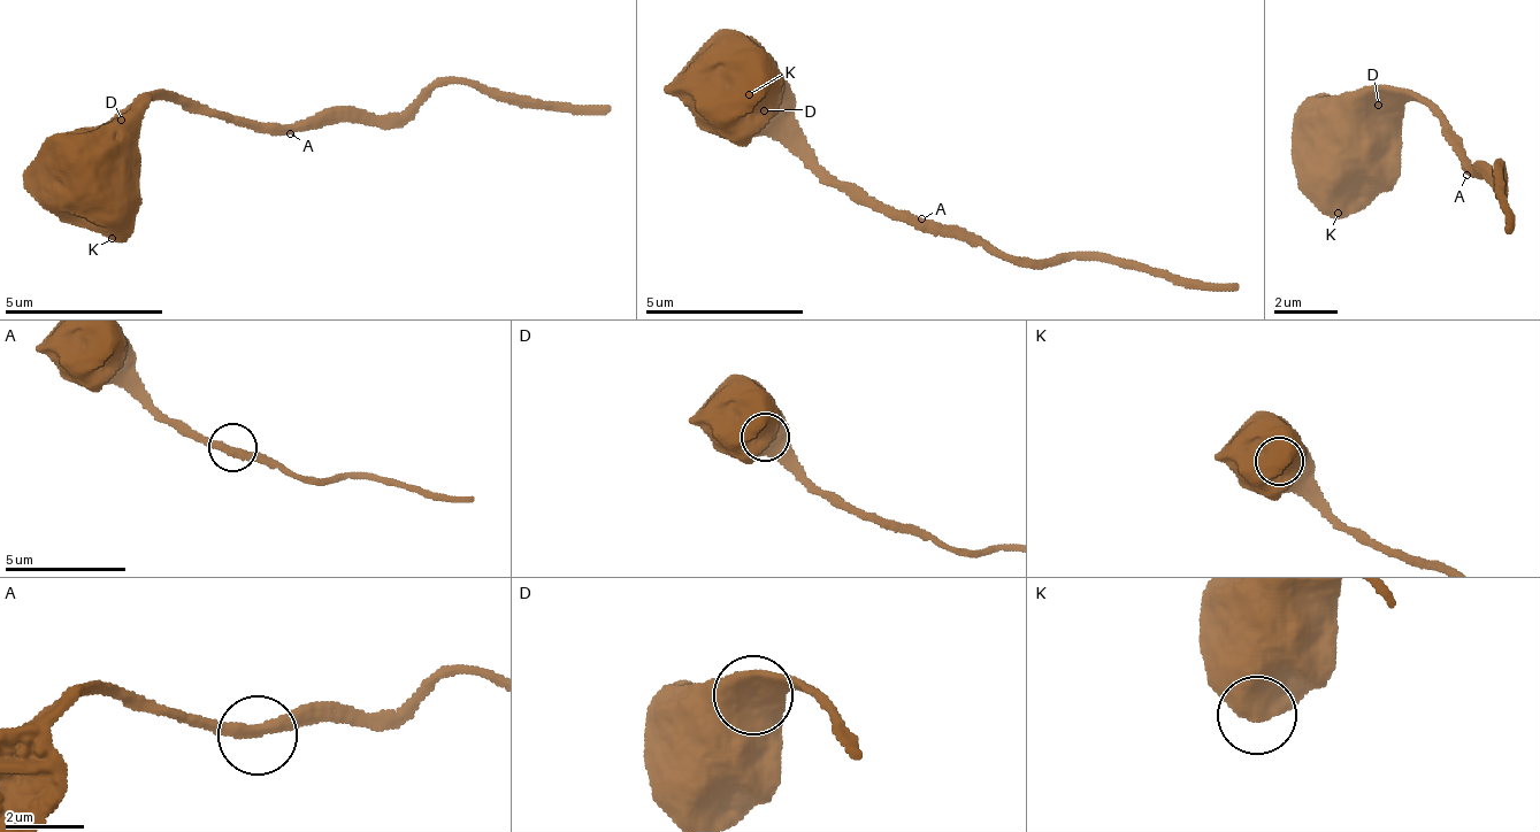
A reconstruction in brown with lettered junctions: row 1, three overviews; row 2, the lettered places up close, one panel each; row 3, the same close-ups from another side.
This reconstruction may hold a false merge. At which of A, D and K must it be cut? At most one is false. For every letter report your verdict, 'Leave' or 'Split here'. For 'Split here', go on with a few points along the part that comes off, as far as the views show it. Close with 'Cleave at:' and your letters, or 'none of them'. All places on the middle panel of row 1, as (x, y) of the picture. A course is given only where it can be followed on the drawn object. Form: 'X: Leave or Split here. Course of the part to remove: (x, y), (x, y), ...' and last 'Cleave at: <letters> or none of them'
A: Leave
D: Leave
K: Leave
Cleave at: none of them

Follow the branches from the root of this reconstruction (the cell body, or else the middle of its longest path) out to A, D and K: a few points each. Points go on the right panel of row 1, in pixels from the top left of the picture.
A: (1481, 167), (1475, 167), (1466, 175)
D: (1481, 167), (1468, 161), (1456, 133), (1449, 132), (1420, 101), (1391, 95), (1376, 107)
K: (1481, 167), (1468, 161), (1450, 122), (1407, 95), (1376, 123), (1376, 161), (1345, 192), (1345, 207), (1338, 213)

